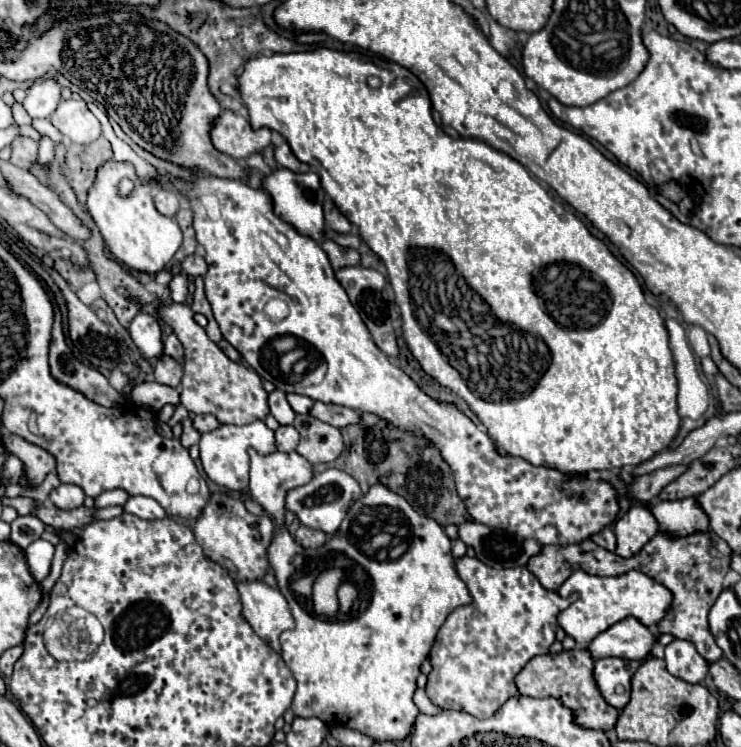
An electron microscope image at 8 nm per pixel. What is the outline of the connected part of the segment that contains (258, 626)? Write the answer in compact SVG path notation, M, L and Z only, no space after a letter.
M238 581L236 589L242 601L242 615L274 651L280 653L280 633L294 627L284 595L264 581Z

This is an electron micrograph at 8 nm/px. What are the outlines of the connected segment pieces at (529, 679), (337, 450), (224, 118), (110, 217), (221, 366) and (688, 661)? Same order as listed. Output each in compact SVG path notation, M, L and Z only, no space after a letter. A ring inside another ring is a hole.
M572 649L556 655L552 653L538 655L516 675L516 683L518 683L520 695L530 695L530 697L548 695L548 697L560 699L566 707L570 707L576 713L576 723L582 727L608 731L616 725L618 709L608 705L602 693L598 691L594 681L594 659L588 649Z
M296 415L294 427L300 431L298 453L312 465L330 463L342 453L340 429L314 419L312 415Z
M224 109L214 119L210 131L212 145L234 159L246 159L252 153L264 149L266 145L270 145L270 137L272 133L268 127L252 129L246 117L236 115L228 109Z
M106 163L102 169L98 169L96 183L90 189L88 201L86 201L88 211L96 221L114 259L118 259L128 269L144 275L156 275L164 271L172 261L174 253L178 251L178 247L182 245L182 231L178 223L158 213L150 191L152 189L138 179L130 163ZM120 179L132 179L136 183L136 189L130 199L120 199L116 195Z
M172 303L170 307L160 307L160 317L166 325L170 325L184 345L184 377L180 385L180 401L182 405L200 415L212 413L220 423L246 425L256 419L264 419L268 415L268 393L262 387L258 373L244 363L234 363L224 355L224 351L210 341L206 331L194 321L194 313L186 303Z
M674 639L666 647L666 667L674 677L680 677L688 683L702 683L708 673L708 661L696 651L690 641Z

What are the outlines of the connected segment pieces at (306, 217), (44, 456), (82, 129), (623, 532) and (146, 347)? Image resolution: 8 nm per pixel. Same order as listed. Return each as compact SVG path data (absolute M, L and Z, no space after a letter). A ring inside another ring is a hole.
M278 167L262 181L264 191L272 197L274 213L288 223L294 223L302 235L308 235L312 239L320 239L324 231L324 215L322 215L322 201L324 201L324 189L320 185L320 177L316 173L294 173L290 169Z
M4 433L2 439L4 439L8 453L16 455L24 463L24 477L30 487L38 487L46 479L46 475L50 471L54 471L56 461L48 451L44 451L38 445L32 445L12 433Z
M82 99L60 101L58 109L52 115L52 123L62 135L70 137L74 143L92 143L102 135L100 121Z
M634 505L624 513L616 525L614 525L614 535L616 535L616 555L620 557L630 557L636 555L644 543L648 543L656 533L658 533L658 521L650 513L648 507L644 505Z
M138 313L130 327L130 337L132 341L138 345L138 349L142 351L142 355L146 359L158 359L162 353L162 331L160 331L160 323L156 321L156 317L148 315L148 313Z

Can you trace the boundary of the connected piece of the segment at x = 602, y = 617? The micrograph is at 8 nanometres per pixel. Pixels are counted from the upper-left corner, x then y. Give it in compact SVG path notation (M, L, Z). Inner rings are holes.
M578 569L562 583L558 593L570 599L570 607L558 615L558 625L582 647L626 617L636 617L646 627L656 625L668 611L672 599L666 587L654 583L654 579L640 571L628 571L626 575L618 577L598 577Z

